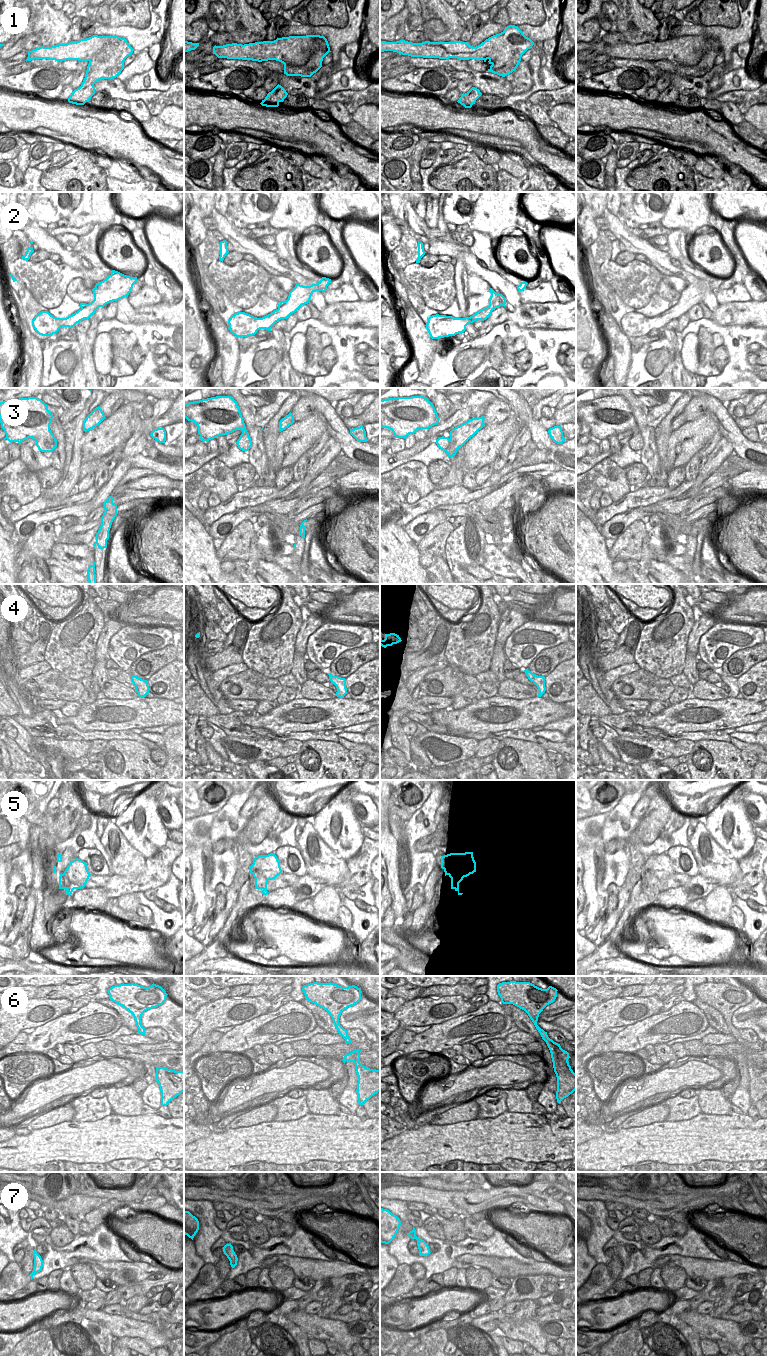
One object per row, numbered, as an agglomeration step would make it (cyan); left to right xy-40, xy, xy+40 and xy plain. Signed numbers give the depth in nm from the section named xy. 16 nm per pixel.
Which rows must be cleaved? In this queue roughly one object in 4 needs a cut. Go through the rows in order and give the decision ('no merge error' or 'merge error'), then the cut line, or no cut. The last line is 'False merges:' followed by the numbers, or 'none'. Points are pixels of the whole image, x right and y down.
1: merge error | xy (329, 50), (315, 51), (301, 65), (294, 62), (283, 63)
2: no merge error | no cut
3: no merge error | no cut
4: no merge error | no cut
5: no merge error | no cut
6: no merge error | no cut
7: no merge error | no cut
False merges: 1

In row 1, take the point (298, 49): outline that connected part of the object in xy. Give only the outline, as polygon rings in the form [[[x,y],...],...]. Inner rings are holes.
[[[320,35],[289,36],[274,41],[249,44],[226,44],[214,46],[213,54],[218,58],[242,59],[252,61],[276,60],[281,63],[295,62],[304,65],[318,50],[330,51],[327,39]]]

